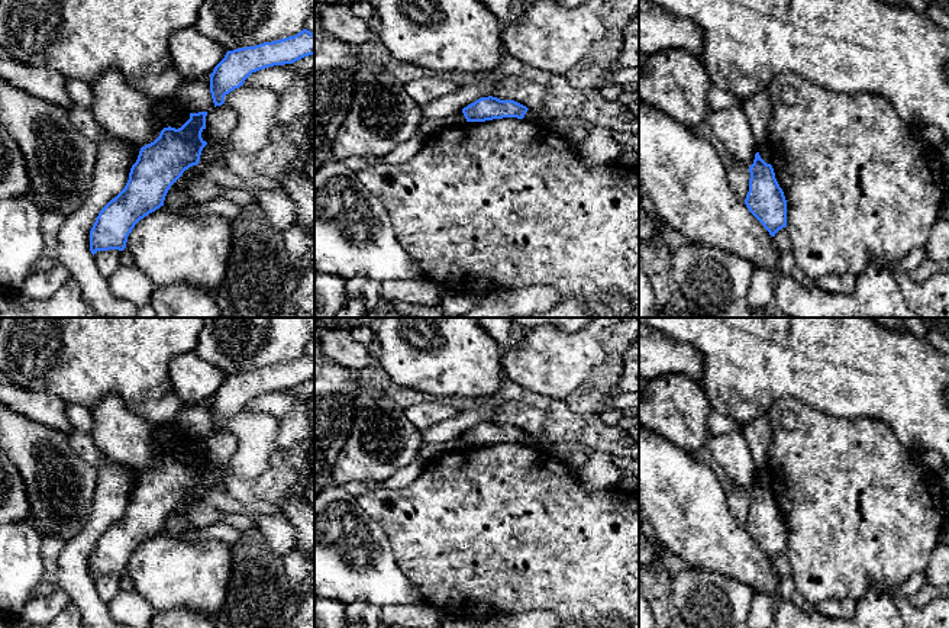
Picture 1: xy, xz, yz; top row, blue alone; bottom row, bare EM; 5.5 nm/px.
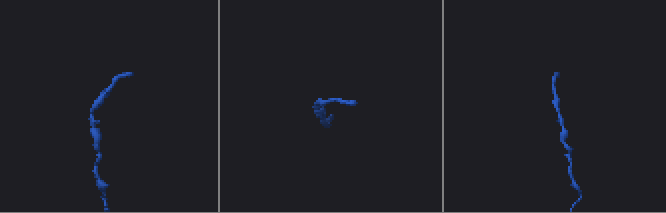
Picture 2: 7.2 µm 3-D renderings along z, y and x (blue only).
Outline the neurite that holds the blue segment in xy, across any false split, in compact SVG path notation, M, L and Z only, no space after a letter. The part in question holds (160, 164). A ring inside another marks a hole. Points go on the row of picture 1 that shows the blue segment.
M207 112L190 113L190 119L181 128L164 128L154 142L141 148L125 189L112 199L96 218L90 231L90 251L93 255L97 251L123 251L135 225L164 206L165 196L171 186L185 170L198 164L201 151L207 145L201 138L201 132L206 129L206 116Z

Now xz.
M488 96L462 109L467 122L485 122L503 117L523 119L529 109L514 100L500 100Z

